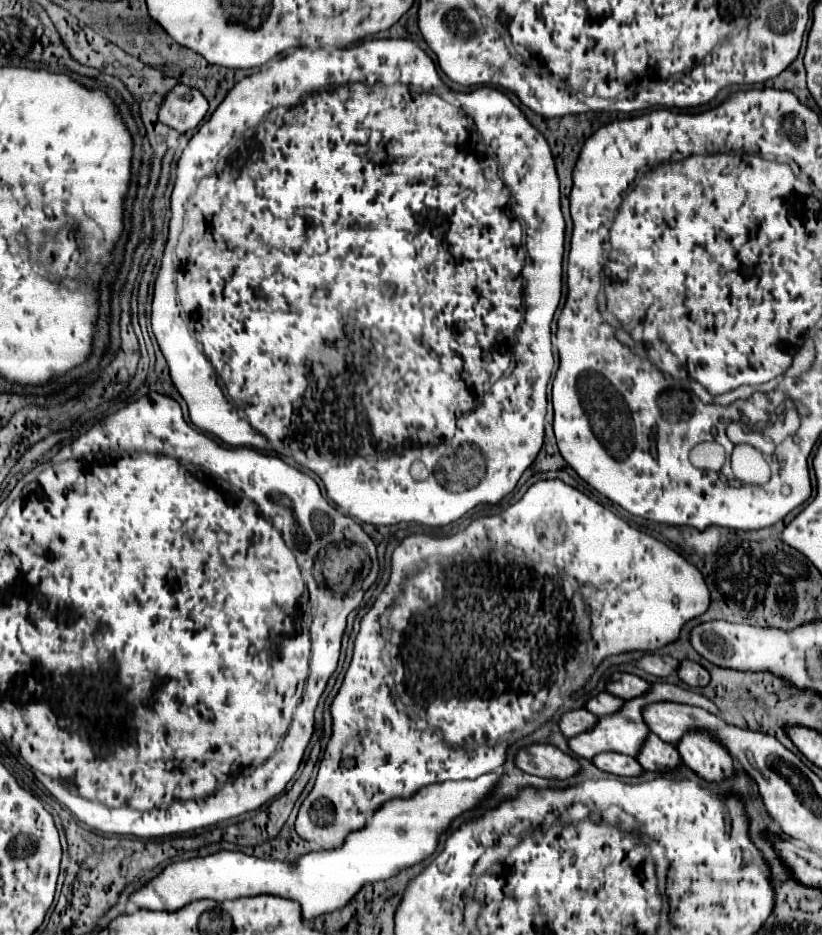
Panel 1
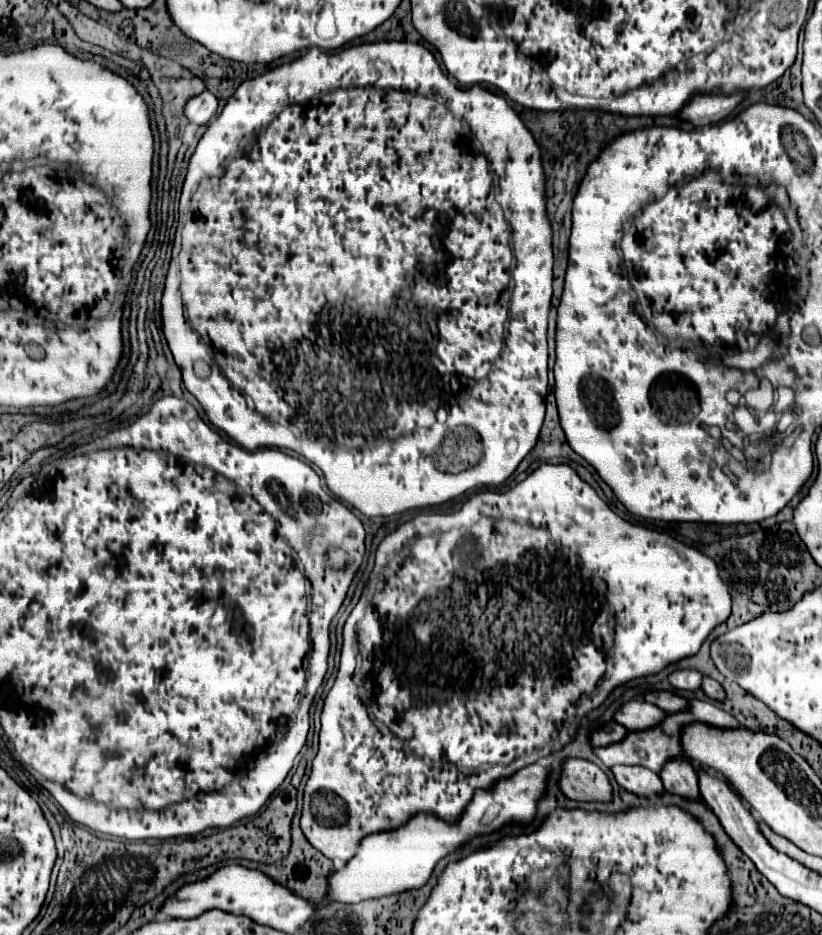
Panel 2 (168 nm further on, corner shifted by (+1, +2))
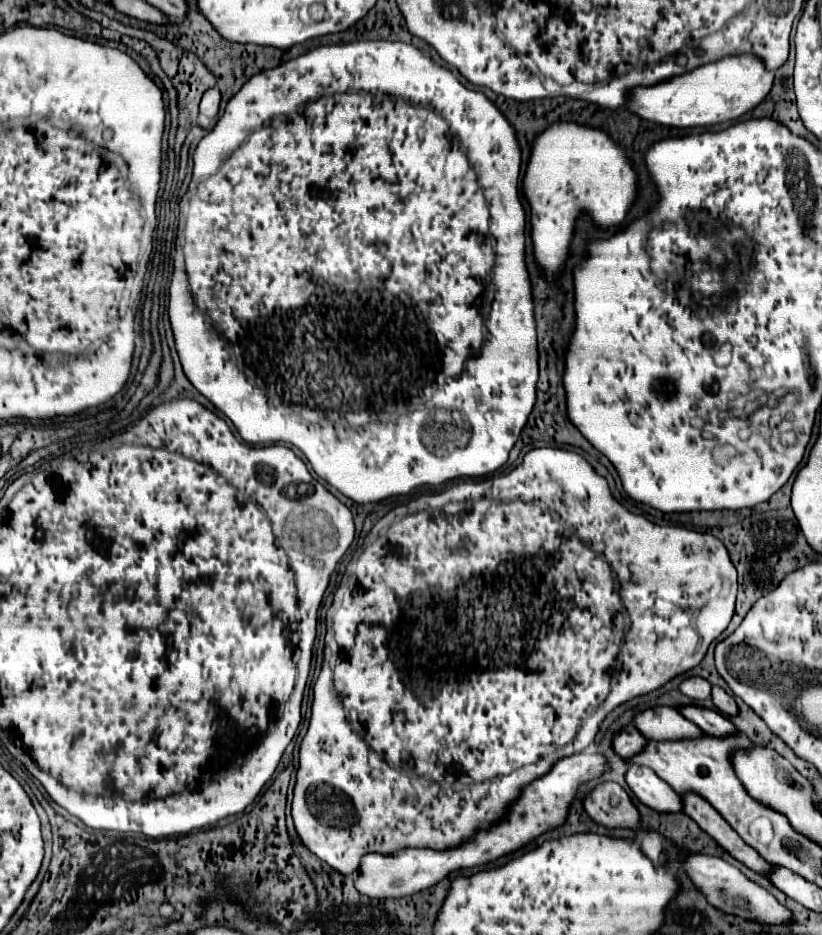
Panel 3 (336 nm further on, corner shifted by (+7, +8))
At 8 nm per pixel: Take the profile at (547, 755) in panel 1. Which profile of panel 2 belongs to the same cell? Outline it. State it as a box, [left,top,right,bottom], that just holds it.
[561,759,613,803]

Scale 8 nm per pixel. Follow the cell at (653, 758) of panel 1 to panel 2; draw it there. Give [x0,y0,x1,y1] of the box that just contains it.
[661,757,703,801]

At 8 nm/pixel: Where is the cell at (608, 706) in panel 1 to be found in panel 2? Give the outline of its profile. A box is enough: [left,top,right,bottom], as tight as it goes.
[615,701,667,731]

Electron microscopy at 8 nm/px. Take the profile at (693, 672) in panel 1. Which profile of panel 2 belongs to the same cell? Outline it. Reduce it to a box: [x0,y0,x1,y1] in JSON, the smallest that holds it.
[703,677,725,701]

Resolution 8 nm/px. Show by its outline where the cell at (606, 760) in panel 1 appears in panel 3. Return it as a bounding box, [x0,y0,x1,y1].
[625,765,681,811]

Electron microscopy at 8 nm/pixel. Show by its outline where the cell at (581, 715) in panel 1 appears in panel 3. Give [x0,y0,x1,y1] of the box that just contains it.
[613,725,645,759]

